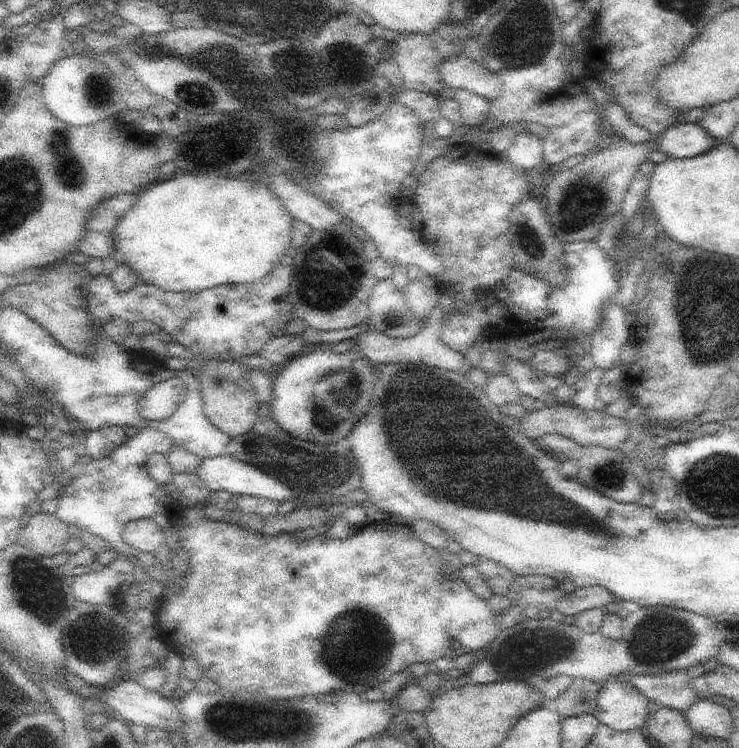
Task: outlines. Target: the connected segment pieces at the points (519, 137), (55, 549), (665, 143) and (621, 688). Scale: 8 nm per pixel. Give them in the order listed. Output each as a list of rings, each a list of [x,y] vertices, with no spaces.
[[[527,130],[518,131],[515,139],[509,148],[504,150],[502,156],[525,171],[544,167],[543,139]]]
[[[41,510],[31,516],[17,543],[34,549],[39,555],[52,558],[66,550],[68,540],[68,524],[56,514],[51,515]]]
[[[697,121],[669,126],[656,138],[658,150],[666,152],[673,159],[692,158],[704,154],[718,144]]]
[[[619,679],[610,680],[603,684],[597,696],[597,706],[594,716],[600,723],[617,731],[629,731],[630,729],[644,729],[645,720],[649,717],[647,706],[649,702],[631,682]]]

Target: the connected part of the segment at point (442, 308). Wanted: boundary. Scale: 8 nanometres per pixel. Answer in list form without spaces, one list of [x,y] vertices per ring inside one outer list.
[[[442,291],[443,299],[436,301],[432,312],[429,314],[429,321],[427,327],[419,332],[416,336],[410,338],[397,339],[396,337],[389,337],[376,329],[366,329],[354,338],[352,349],[360,351],[362,356],[365,356],[372,364],[388,364],[388,363],[428,363],[438,368],[448,369],[454,372],[461,372],[463,375],[468,376],[472,367],[464,360],[464,355],[461,352],[455,351],[453,348],[448,348],[445,342],[440,338],[443,318],[445,317],[449,304],[445,300],[448,292]]]

